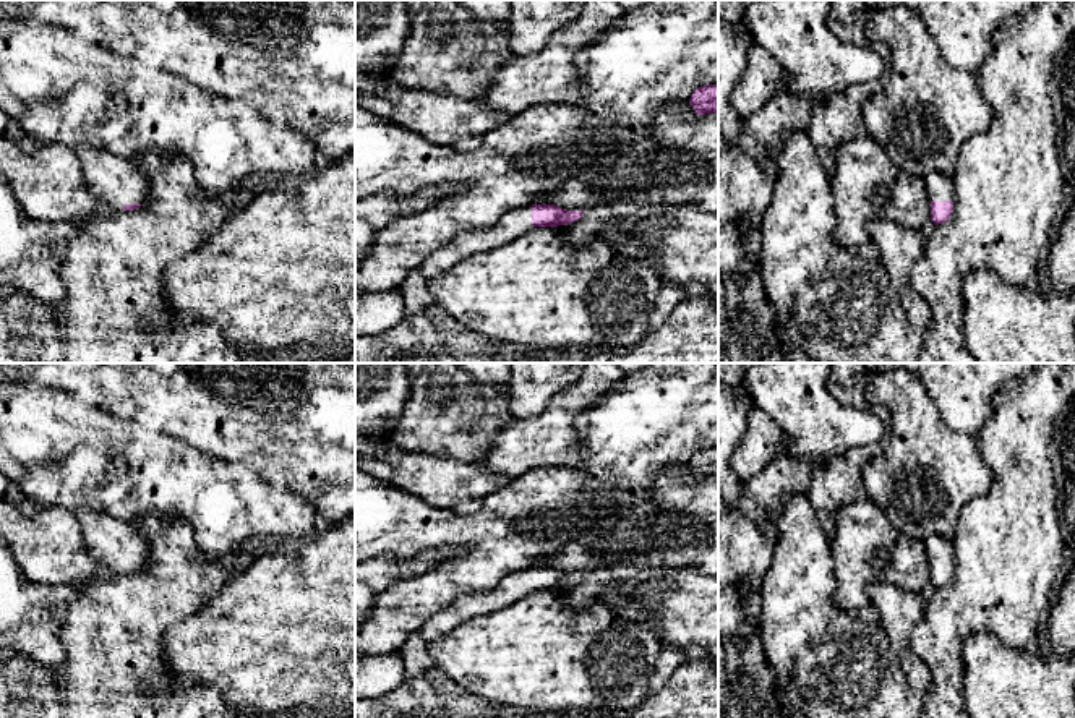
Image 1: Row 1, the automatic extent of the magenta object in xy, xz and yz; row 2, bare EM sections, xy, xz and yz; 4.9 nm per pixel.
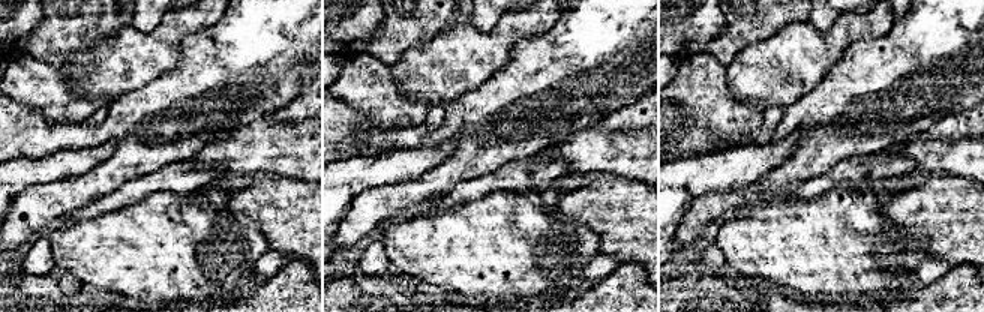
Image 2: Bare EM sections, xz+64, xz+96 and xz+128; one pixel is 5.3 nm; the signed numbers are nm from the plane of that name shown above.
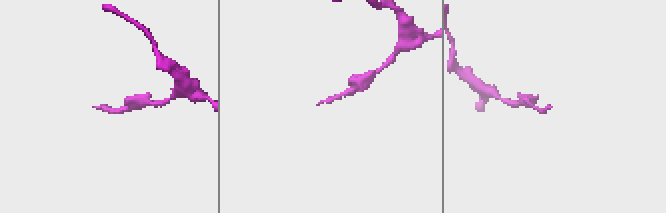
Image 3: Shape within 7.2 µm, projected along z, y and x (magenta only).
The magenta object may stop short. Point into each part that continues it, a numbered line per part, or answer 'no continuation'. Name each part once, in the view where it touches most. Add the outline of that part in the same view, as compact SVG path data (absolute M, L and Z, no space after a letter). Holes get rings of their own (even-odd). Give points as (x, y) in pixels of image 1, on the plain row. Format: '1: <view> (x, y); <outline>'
1: xy (114, 545); M96 511L75 512L89 556L102 572L123 574L125 567L149 562L149 545L136 528Z

